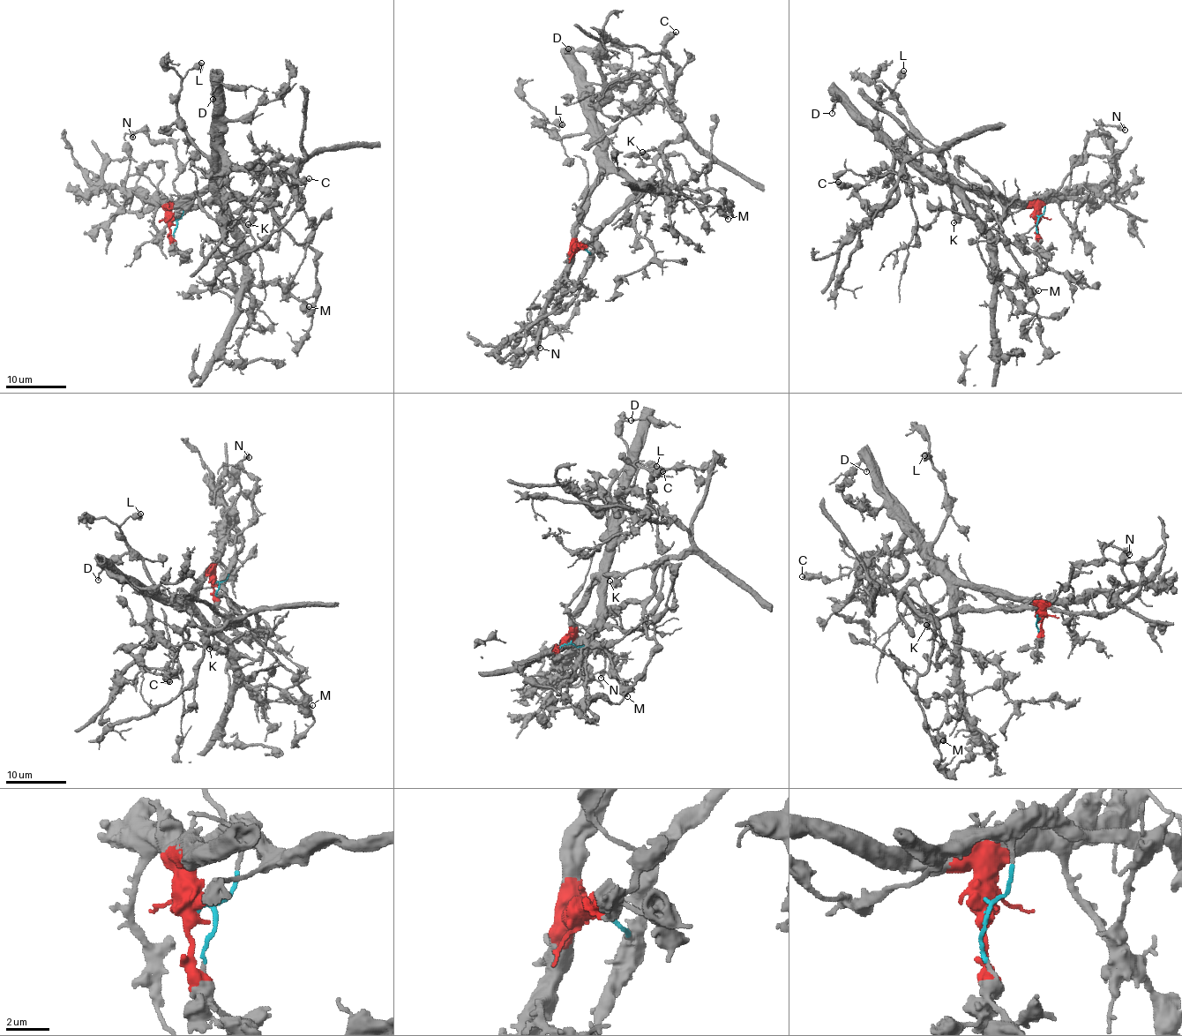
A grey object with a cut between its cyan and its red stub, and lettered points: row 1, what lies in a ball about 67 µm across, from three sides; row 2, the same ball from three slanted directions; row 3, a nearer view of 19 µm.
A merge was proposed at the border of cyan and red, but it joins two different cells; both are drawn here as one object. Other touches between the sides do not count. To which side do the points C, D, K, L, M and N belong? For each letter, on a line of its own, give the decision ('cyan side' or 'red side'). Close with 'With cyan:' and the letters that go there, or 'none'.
C: red side
D: red side
K: cyan side
L: red side
M: red side
N: cyan side
With cyan: K, N

